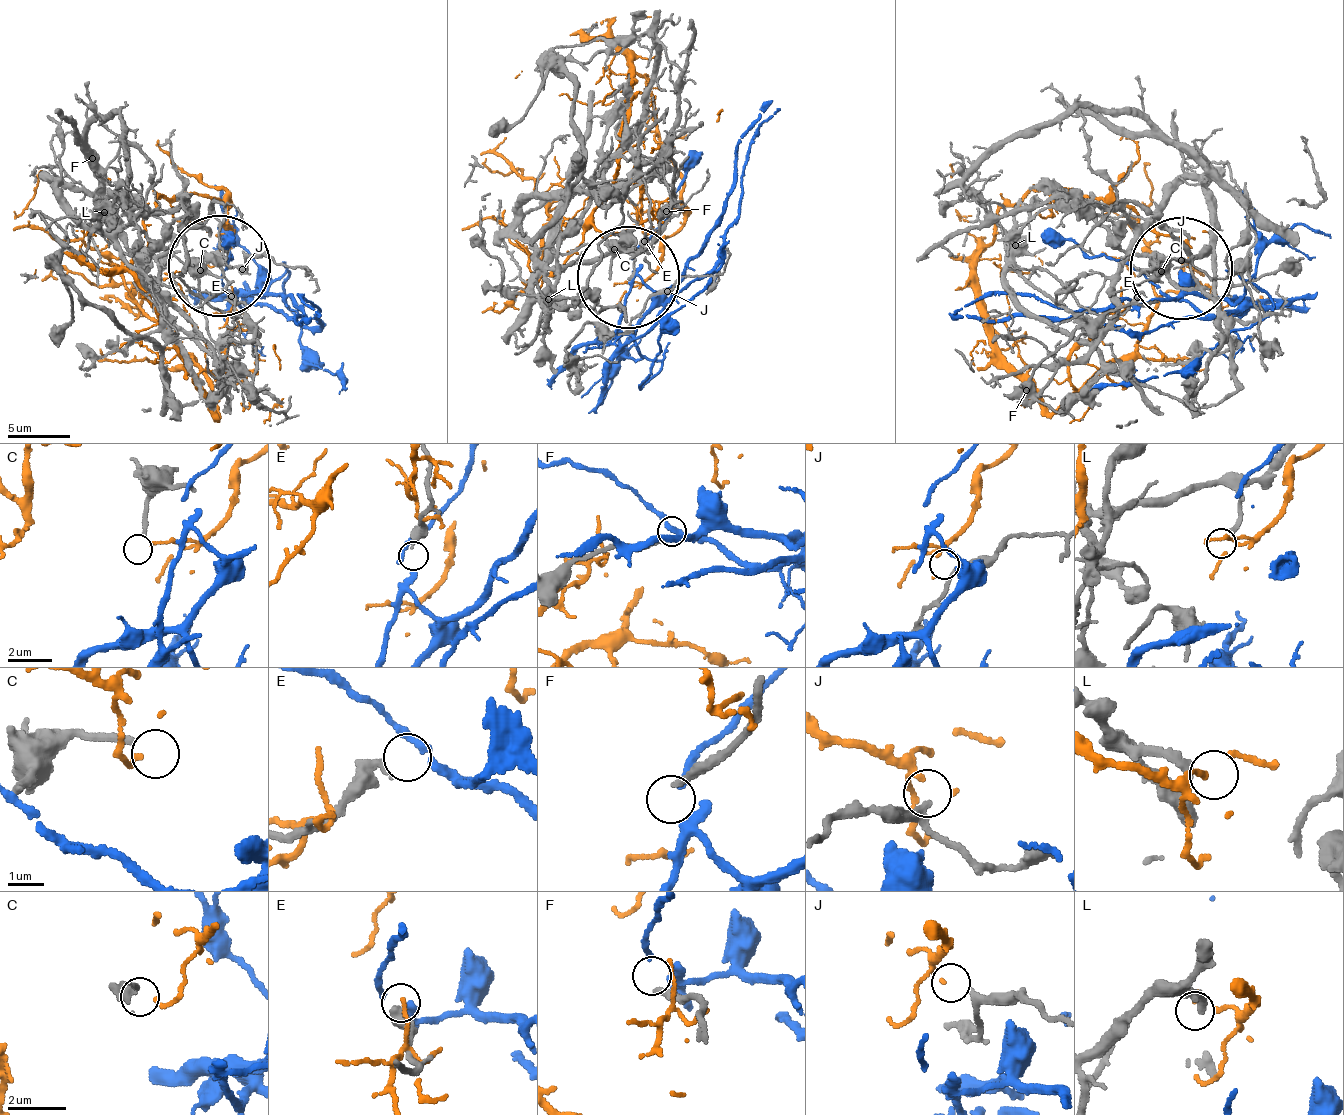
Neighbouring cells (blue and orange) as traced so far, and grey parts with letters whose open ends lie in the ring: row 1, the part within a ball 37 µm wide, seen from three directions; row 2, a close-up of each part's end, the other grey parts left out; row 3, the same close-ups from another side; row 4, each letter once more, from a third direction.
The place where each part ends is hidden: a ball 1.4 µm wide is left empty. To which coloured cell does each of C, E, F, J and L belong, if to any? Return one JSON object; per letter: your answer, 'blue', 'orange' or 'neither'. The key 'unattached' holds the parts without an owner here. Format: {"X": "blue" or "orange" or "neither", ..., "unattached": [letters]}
{"C": "neither", "E": "blue", "F": "neither", "J": "orange", "L": "neither", "unattached": ["C", "F", "L"]}

